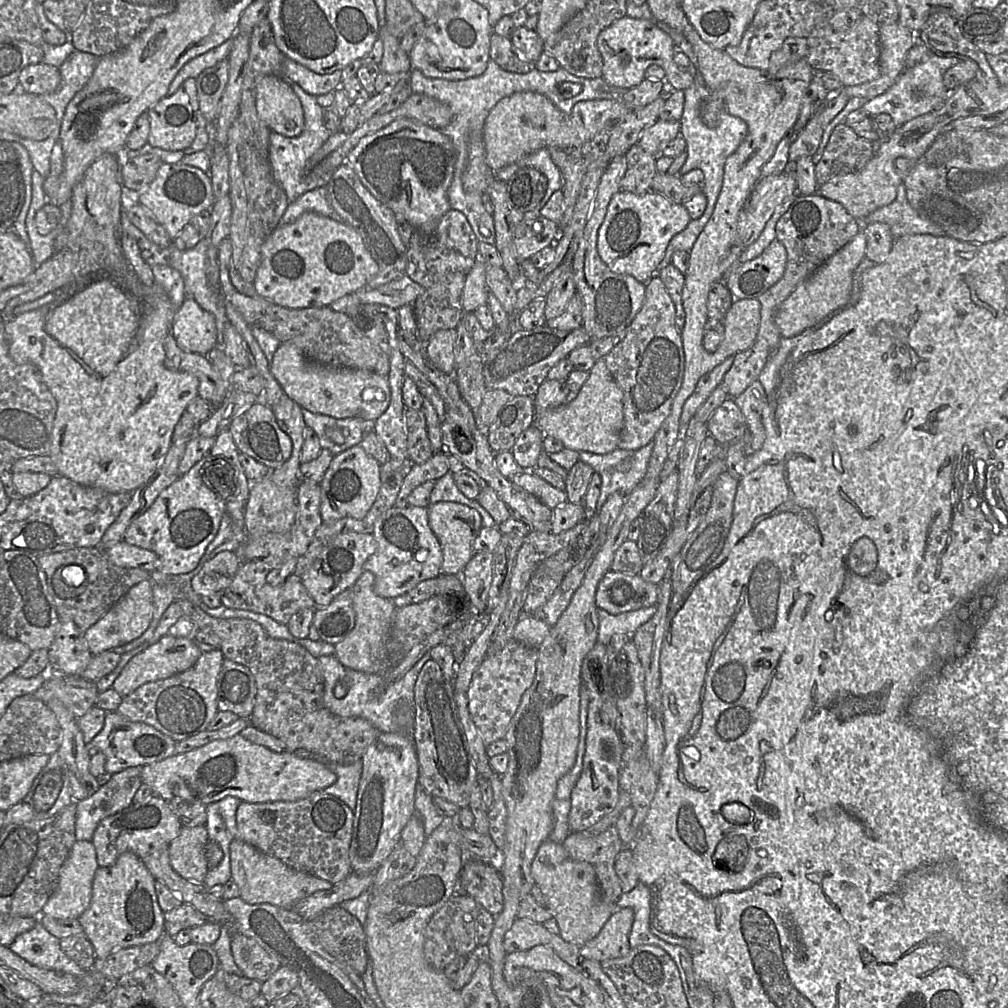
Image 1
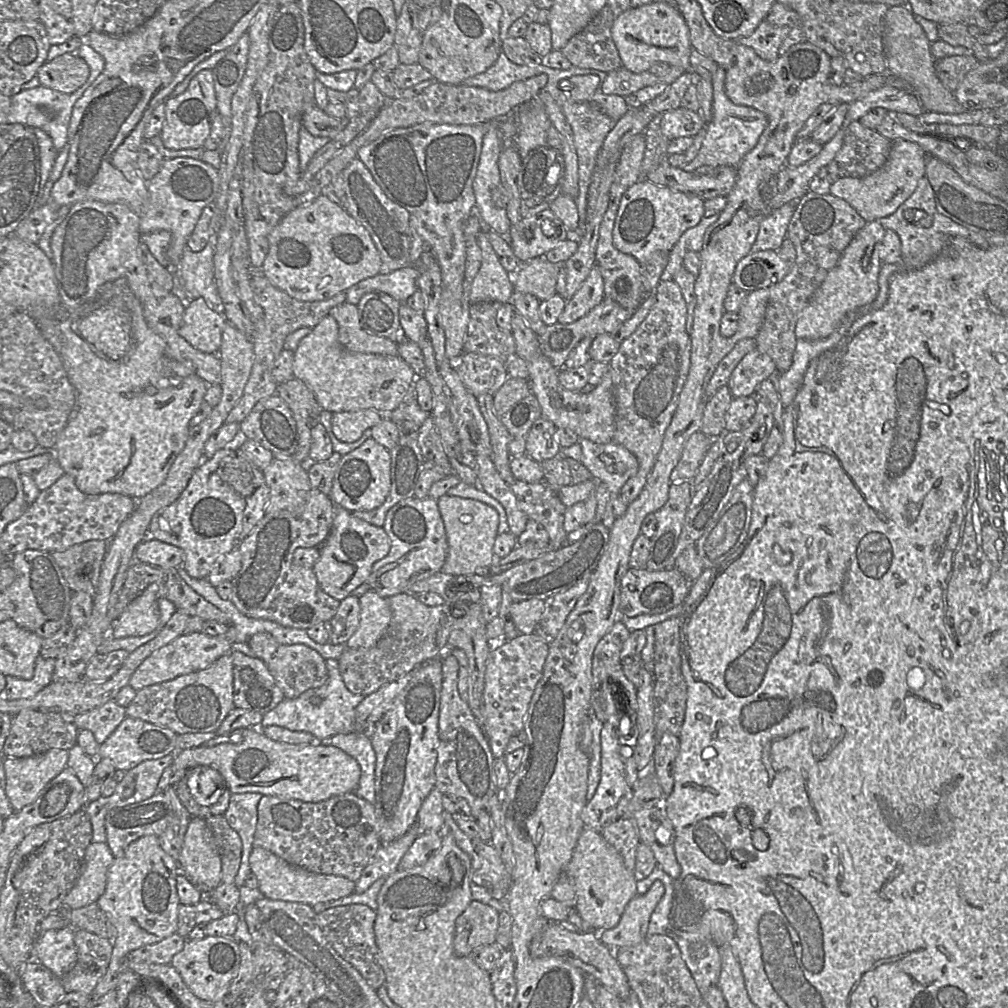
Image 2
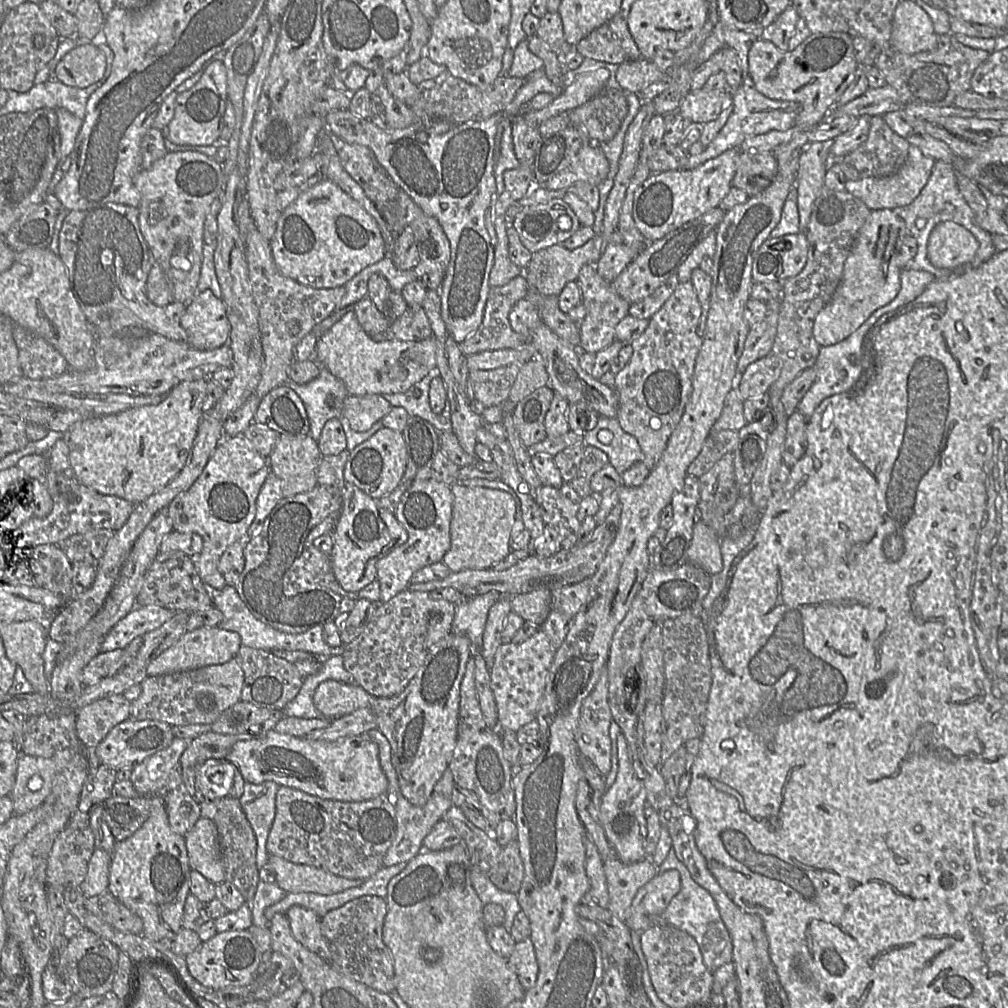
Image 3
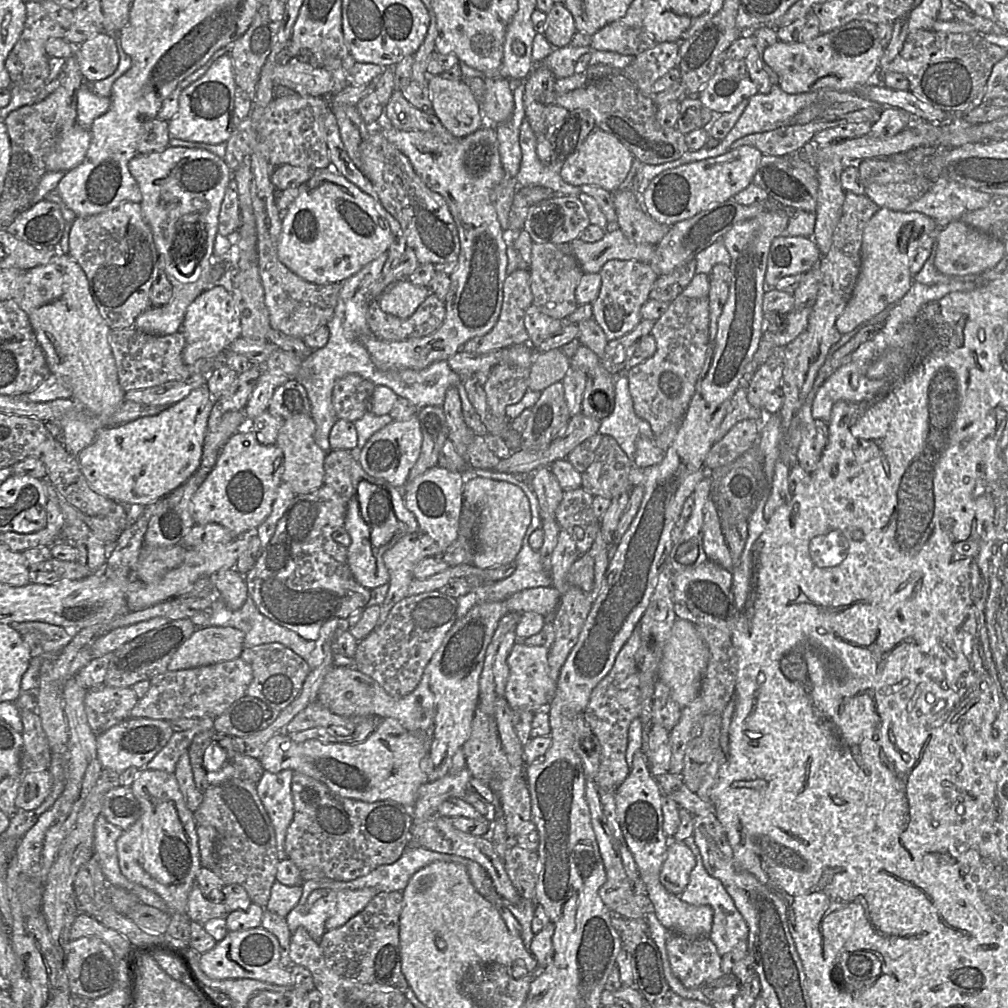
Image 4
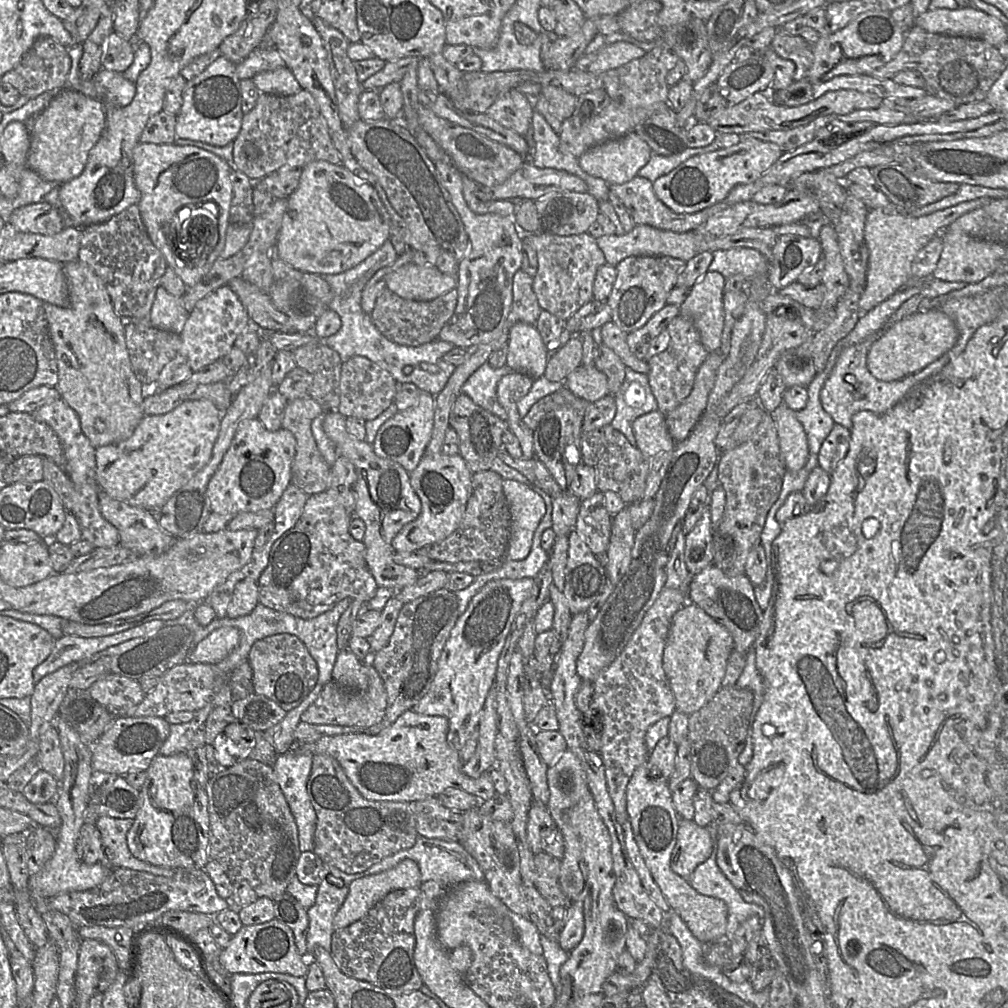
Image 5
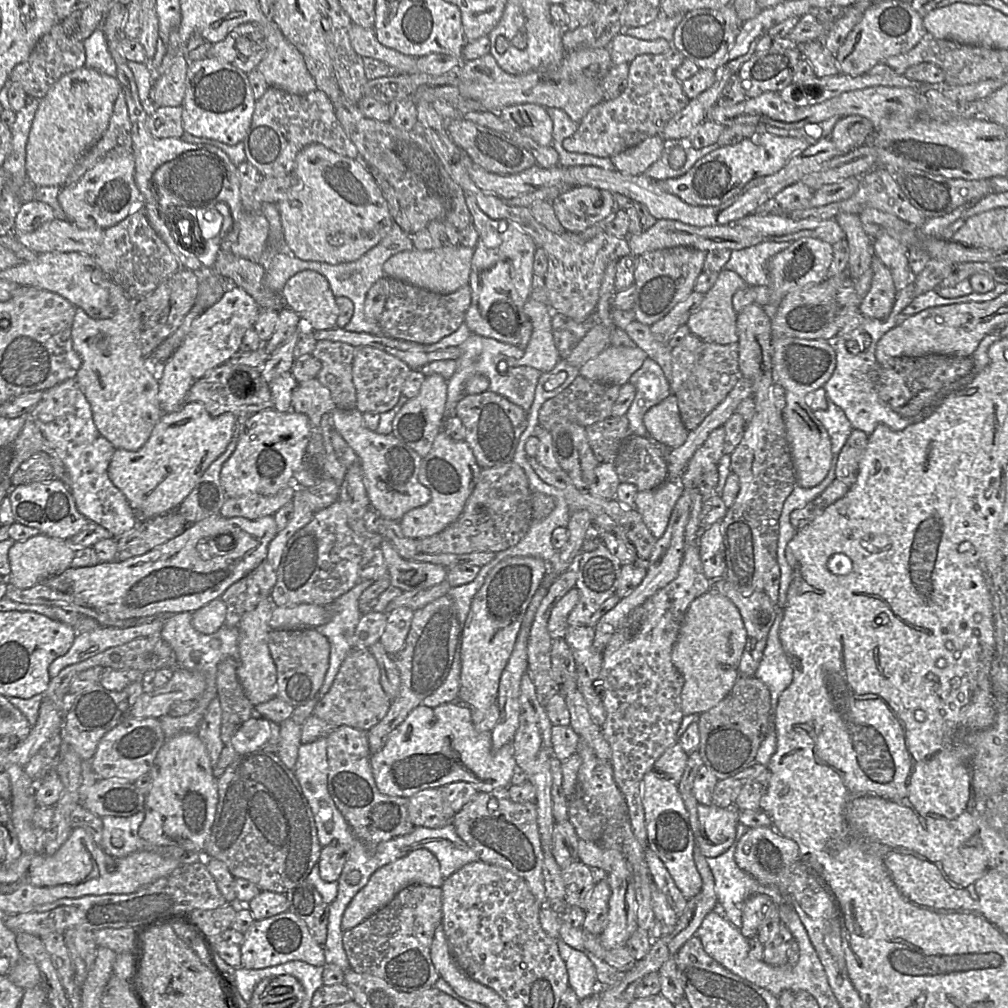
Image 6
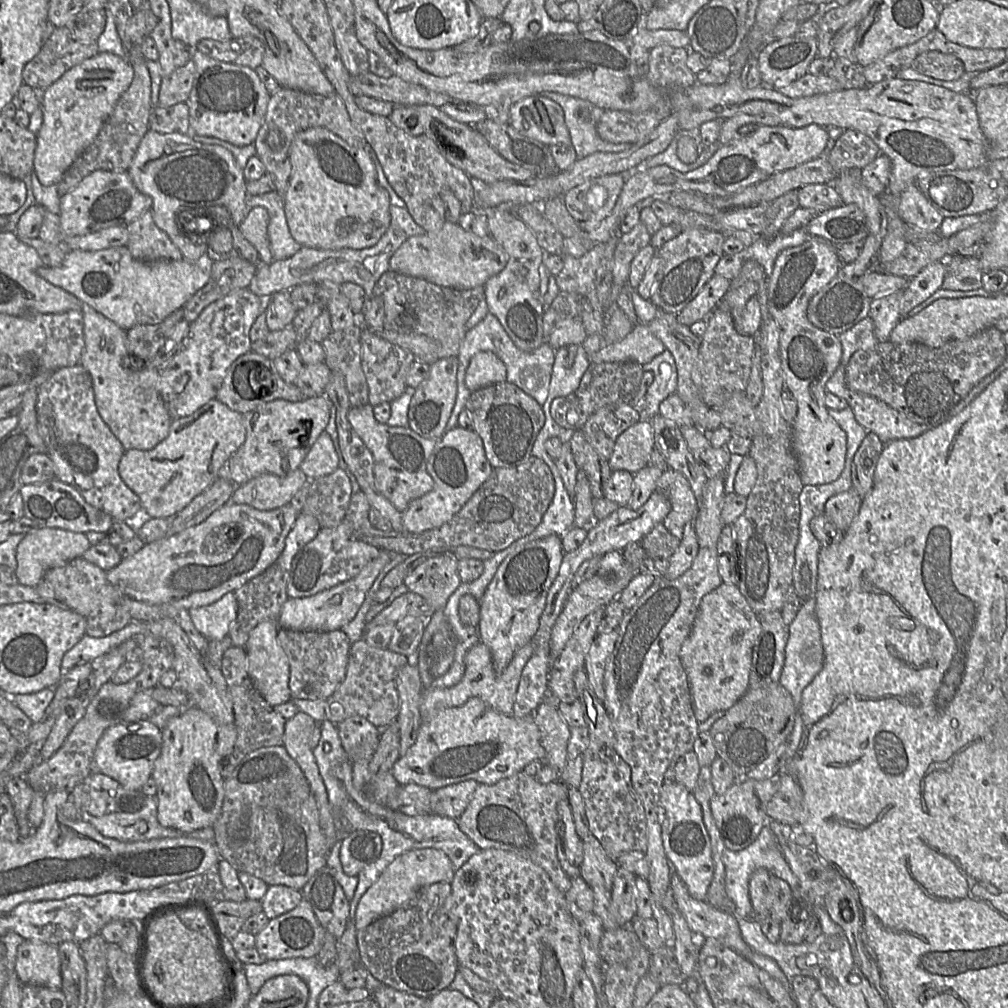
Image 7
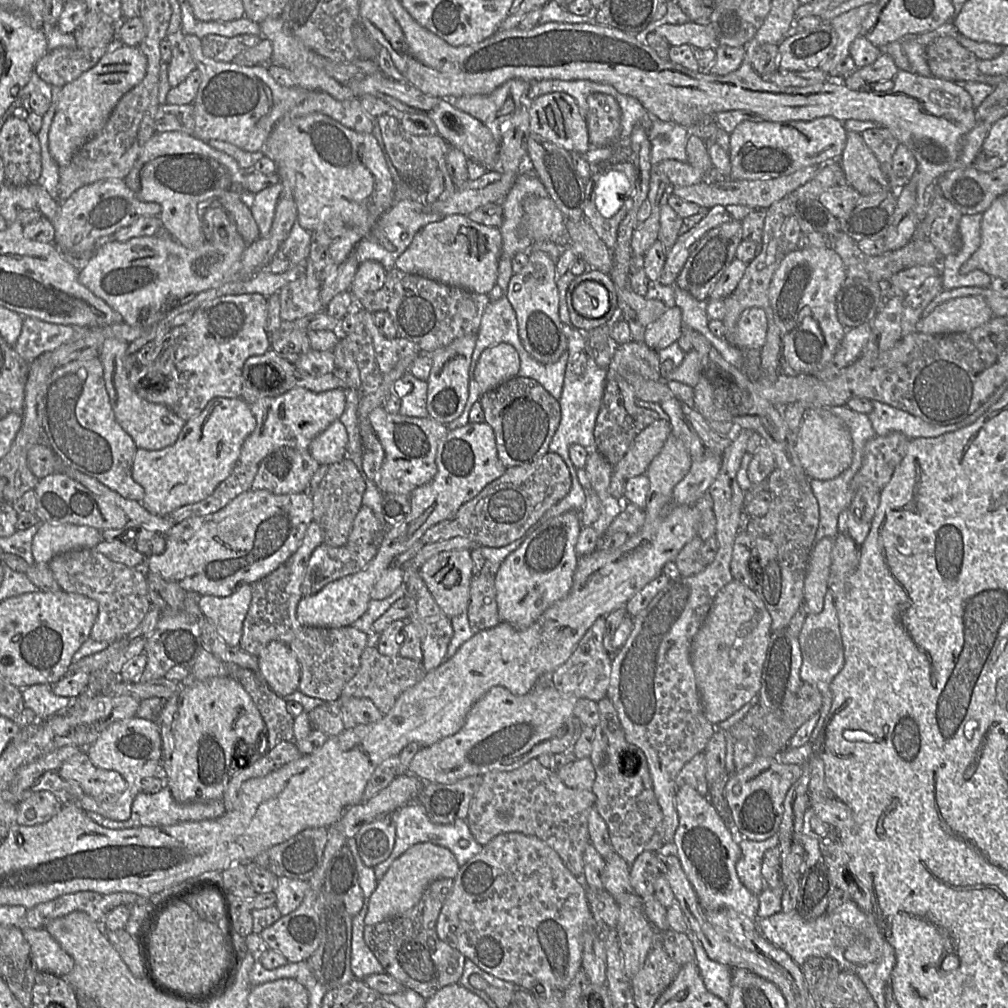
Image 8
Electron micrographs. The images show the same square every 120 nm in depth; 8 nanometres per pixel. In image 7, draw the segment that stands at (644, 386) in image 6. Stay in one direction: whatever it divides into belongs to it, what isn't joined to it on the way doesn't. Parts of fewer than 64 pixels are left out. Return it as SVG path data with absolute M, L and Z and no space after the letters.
M664 350L644 364L643 370L652 372L654 380L647 388L642 400L634 408L639 412L641 420L651 421L658 413L660 402L676 393L677 370L673 355L669 350Z

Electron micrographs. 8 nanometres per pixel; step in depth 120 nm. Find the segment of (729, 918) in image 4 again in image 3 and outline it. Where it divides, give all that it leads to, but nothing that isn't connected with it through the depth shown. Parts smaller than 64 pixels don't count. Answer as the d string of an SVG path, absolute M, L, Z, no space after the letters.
M673 848L662 864L657 867L657 873L670 869L679 871L681 888L662 912L659 923L678 928L691 935L699 945L707 969L714 972L720 966L732 961L733 944L729 931L720 916L714 898L705 888L693 880L688 869L676 856Z

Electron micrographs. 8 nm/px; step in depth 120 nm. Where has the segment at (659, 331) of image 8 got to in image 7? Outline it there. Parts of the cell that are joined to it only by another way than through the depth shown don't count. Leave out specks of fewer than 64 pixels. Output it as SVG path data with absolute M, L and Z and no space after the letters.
M638 323L625 338L595 353L591 357L591 364L635 361L644 365L664 350L663 342L650 331L647 324Z

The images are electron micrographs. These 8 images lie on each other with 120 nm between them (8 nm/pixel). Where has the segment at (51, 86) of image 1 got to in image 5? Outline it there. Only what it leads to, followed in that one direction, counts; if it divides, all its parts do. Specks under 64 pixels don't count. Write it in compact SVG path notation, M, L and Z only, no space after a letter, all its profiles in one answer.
M111 33L101 56L101 67L114 72L125 71L133 62L135 40L127 40L118 33Z

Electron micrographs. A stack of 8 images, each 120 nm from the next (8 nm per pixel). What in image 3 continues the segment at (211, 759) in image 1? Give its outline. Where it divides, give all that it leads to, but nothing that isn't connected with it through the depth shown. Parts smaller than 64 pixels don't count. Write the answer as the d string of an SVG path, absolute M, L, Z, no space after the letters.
M270 730L251 740L236 742L225 760L237 767L247 783L273 781L322 799L360 802L389 792L378 746L366 733L324 741Z

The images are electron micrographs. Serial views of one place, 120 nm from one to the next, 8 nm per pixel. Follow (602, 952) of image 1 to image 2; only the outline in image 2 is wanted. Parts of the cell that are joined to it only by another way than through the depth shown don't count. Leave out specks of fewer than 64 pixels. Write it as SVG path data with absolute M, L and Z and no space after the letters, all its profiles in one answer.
M656 880L645 894L636 894L618 924L599 933L600 940L612 950L639 944L646 937L651 915L664 892L663 883Z

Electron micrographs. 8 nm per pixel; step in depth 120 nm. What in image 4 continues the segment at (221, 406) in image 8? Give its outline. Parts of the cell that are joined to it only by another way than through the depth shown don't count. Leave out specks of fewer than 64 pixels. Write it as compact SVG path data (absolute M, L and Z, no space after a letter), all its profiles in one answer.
M203 386L157 415L101 429L94 441L76 456L87 484L97 494L124 505L146 506L167 496L199 469L208 418L214 403Z

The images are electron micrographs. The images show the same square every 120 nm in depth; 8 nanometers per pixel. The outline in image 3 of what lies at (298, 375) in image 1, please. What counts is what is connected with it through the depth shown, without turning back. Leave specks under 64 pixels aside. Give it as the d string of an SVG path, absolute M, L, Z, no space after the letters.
M353 311L347 312L329 330L319 336L314 352L314 362L320 367L329 370L340 379L350 396L366 394L388 395L404 393L413 385L422 380L436 367L437 340L433 336L422 341L375 341L368 336L360 326Z

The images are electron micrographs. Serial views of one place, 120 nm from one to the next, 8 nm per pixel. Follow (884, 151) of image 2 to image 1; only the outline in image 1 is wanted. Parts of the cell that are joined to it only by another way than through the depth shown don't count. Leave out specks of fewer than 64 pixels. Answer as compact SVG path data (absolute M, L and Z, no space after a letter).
M841 123L830 135L821 159L815 165L819 187L833 178L856 172L874 156L876 143L860 137L849 125Z

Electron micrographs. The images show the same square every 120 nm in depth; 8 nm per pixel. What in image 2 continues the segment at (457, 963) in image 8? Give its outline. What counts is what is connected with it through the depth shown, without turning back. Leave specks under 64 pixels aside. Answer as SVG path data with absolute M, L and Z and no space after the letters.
M350 904L316 913L316 923L337 953L350 963L375 990L385 983L385 972L378 961L374 923L376 911L364 904Z

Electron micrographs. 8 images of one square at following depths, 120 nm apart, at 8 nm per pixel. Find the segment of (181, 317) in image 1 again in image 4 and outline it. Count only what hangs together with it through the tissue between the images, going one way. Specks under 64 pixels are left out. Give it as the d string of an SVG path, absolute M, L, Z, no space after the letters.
M223 286L203 291L187 308L179 332L182 332L185 338L182 360L187 365L226 351L232 342L241 337L240 316L232 293Z

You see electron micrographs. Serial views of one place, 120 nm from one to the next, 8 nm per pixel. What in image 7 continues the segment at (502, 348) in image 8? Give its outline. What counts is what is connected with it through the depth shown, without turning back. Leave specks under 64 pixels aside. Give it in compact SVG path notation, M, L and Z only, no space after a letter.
M481 351L470 361L465 383L471 392L483 387L506 382L507 367L492 351Z

